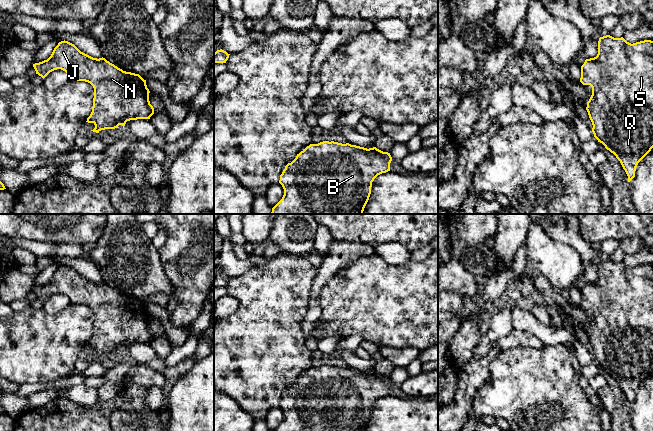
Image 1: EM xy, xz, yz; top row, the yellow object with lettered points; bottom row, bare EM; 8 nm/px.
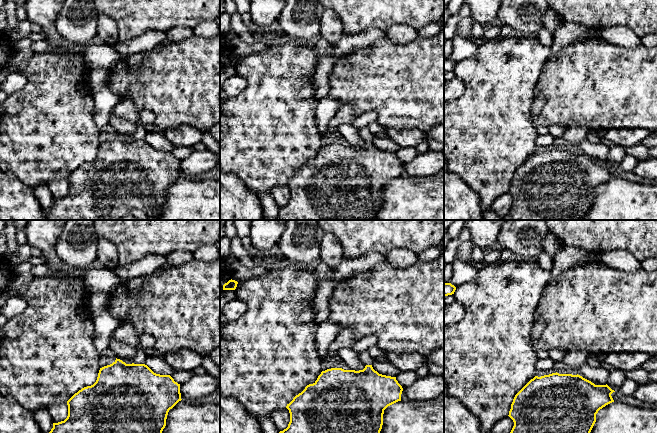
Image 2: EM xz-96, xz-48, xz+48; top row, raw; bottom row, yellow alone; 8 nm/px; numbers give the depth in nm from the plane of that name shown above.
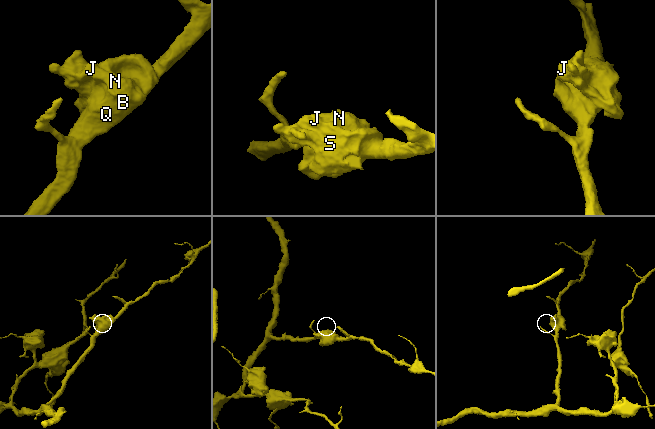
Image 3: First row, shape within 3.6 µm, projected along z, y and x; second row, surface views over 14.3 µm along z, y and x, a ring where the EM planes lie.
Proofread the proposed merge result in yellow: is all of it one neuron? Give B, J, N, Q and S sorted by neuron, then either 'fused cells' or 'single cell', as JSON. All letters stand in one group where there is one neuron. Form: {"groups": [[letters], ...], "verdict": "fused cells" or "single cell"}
{"groups": [["B", "J", "N", "Q", "S"]], "verdict": "single cell"}

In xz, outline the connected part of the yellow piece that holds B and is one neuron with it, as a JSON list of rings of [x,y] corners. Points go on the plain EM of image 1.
[[[334,365],[310,368],[285,390],[279,404],[284,419],[274,431],[365,431],[371,418],[372,406],[378,399],[390,395],[391,385],[390,377],[376,371],[367,373]]]

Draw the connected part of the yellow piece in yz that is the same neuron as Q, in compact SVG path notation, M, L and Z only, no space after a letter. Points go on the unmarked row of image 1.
M600 261L597 280L586 283L581 290L580 306L592 311L586 334L593 349L594 361L616 380L630 406L635 401L638 387L653 372L653 265L644 264L631 268L623 261Z

